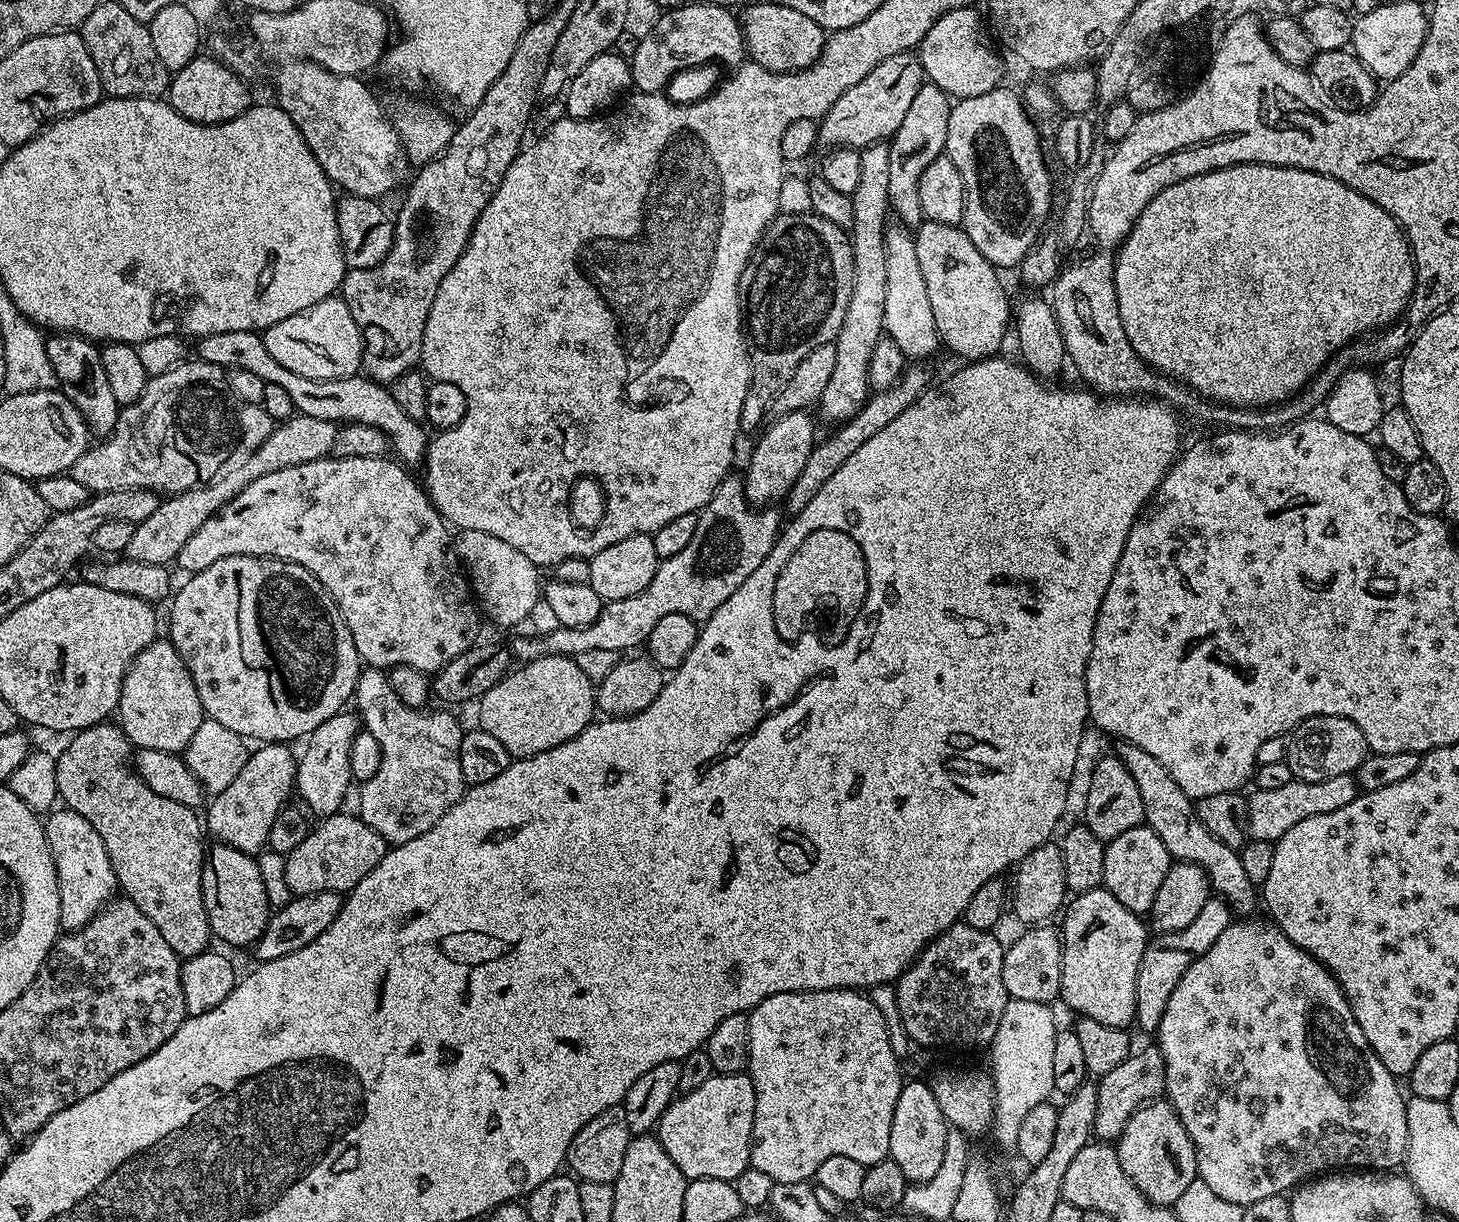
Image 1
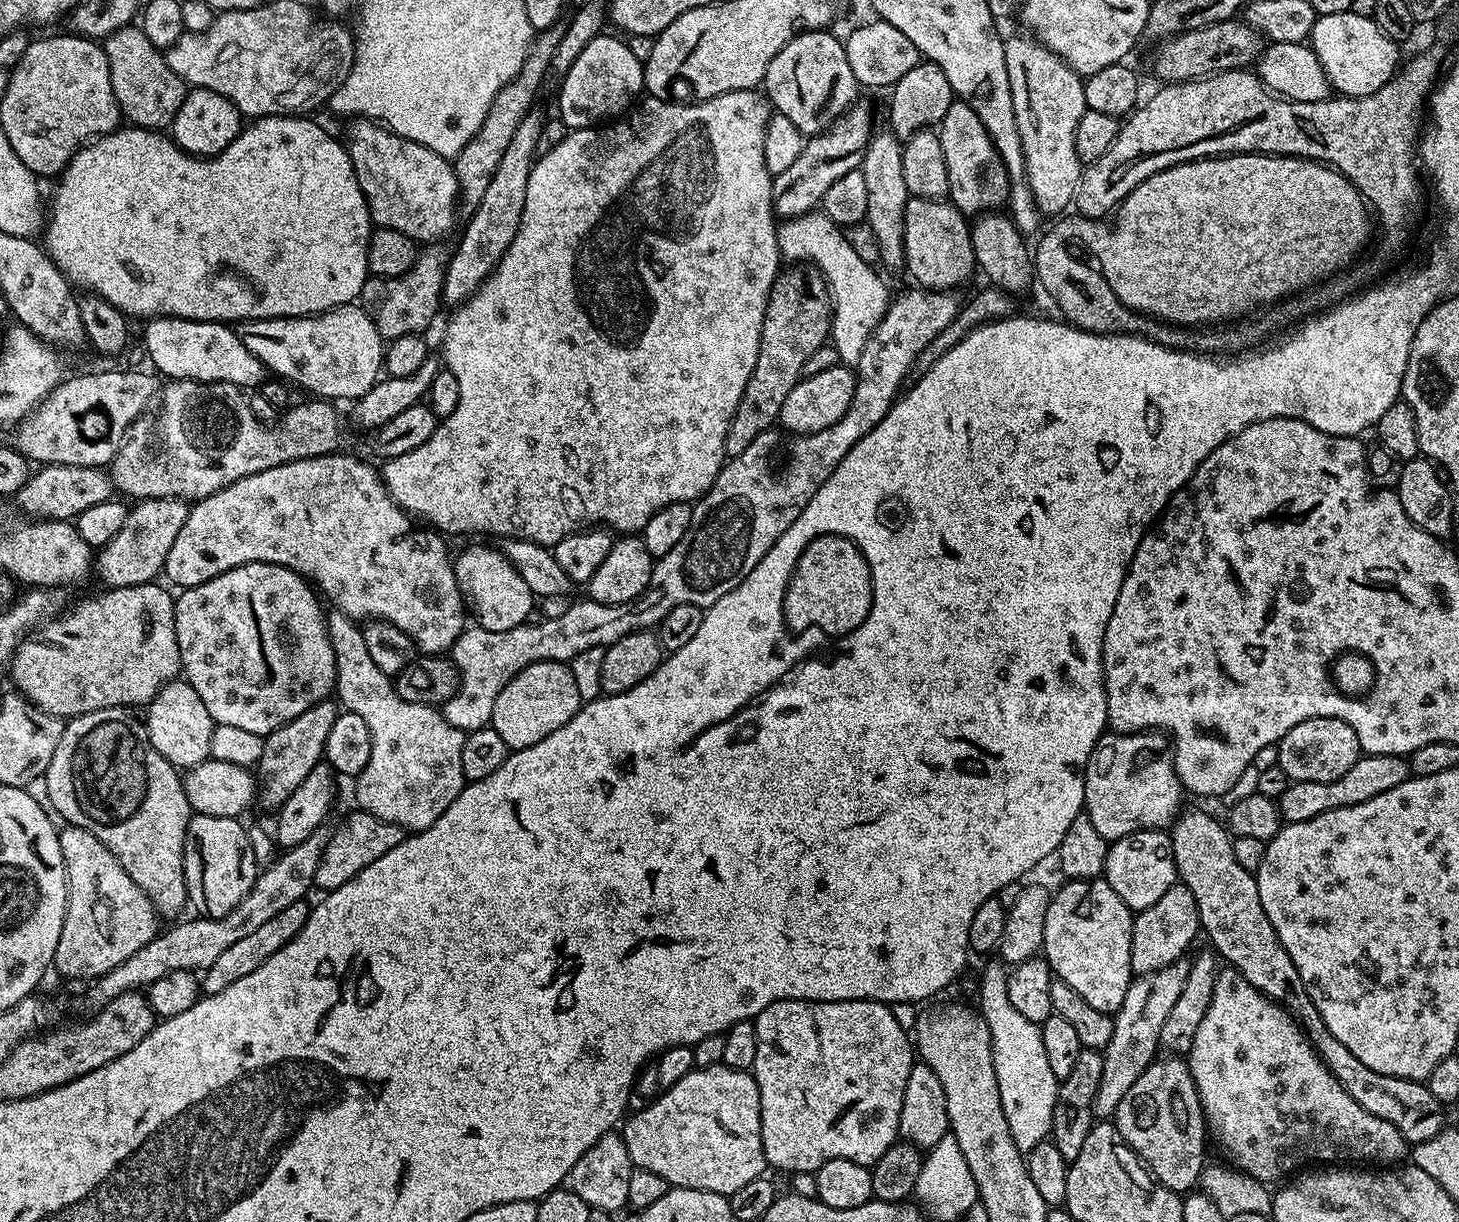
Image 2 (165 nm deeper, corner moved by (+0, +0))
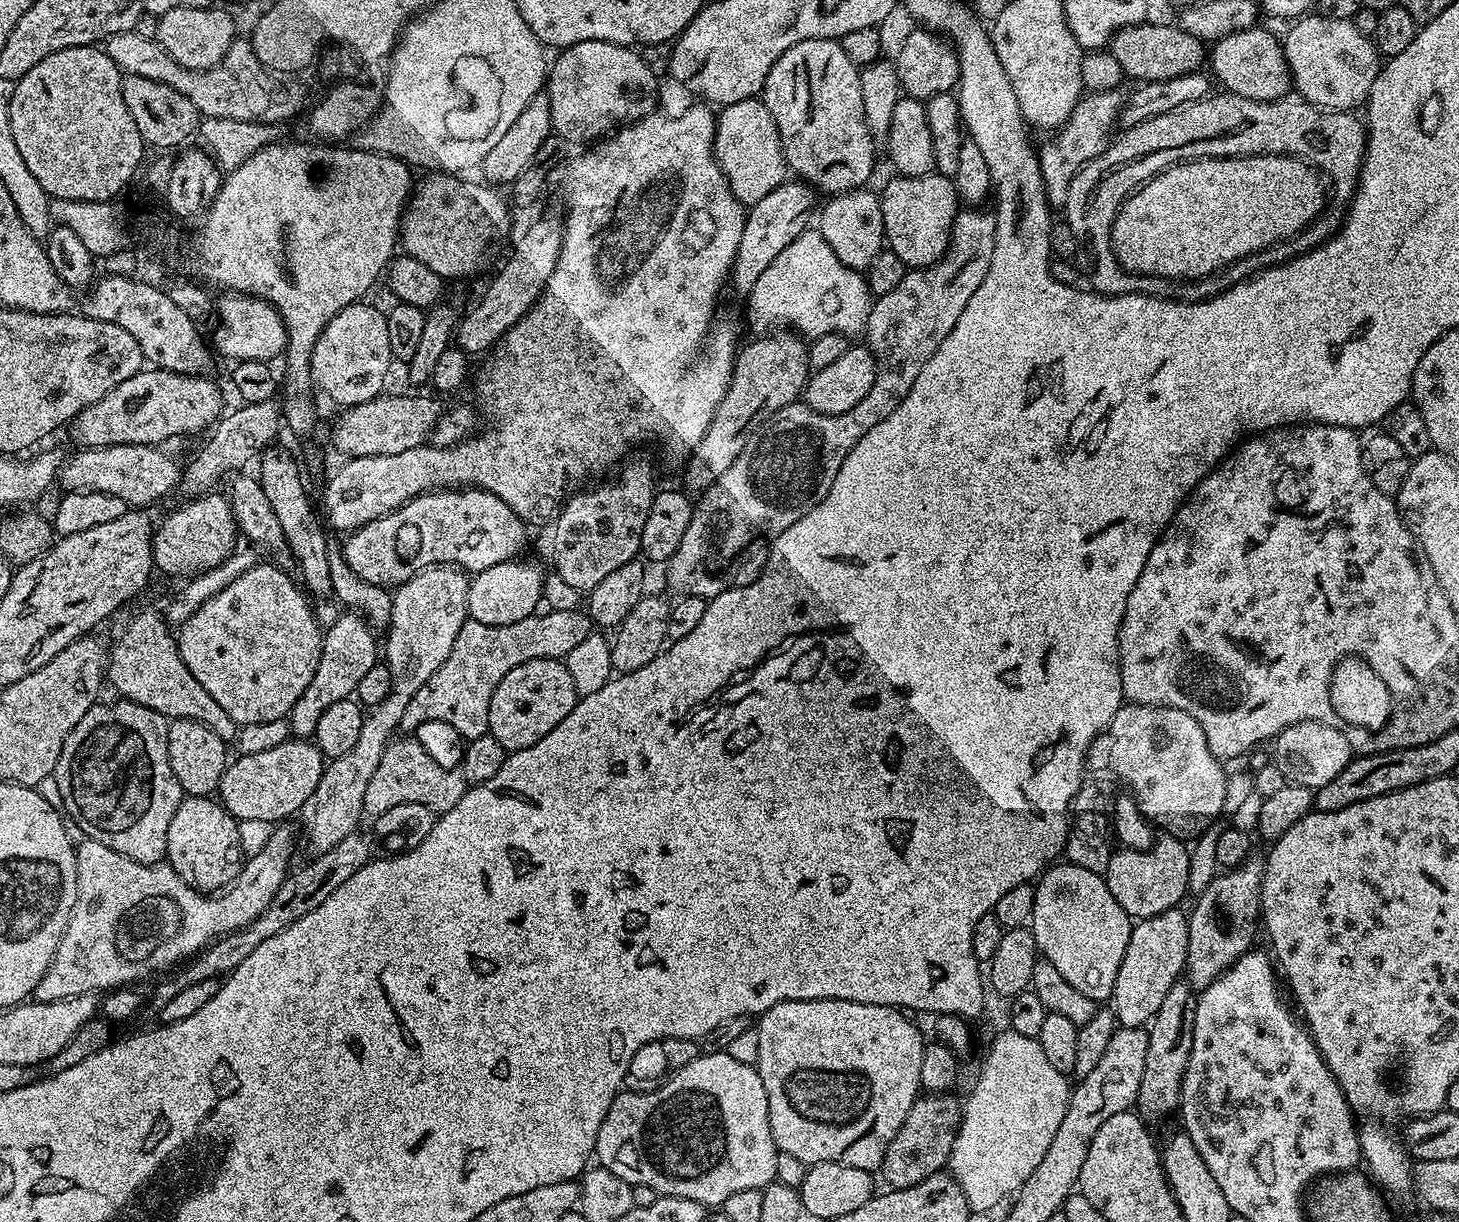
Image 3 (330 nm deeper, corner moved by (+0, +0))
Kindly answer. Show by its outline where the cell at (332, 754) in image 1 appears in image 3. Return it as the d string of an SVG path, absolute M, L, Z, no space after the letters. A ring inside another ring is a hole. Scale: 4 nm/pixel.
M284 822L279 826L273 827L270 842L264 849L258 850L258 854L247 857L244 861L244 867L240 869L240 875L236 877L235 884L231 885L227 890L221 891L219 894L205 895L205 893L192 888L179 874L174 871L171 864L161 862L158 864L139 864L130 859L129 856L118 854L118 850L110 850L110 846L102 846L102 842L94 842L90 839L84 839L81 844L75 845L76 849L76 901L74 902L74 910L72 916L68 920L66 930L60 939L58 950L54 954L54 958L50 962L50 966L46 970L46 974L42 978L42 982L35 990L35 999L42 1002L58 1002L62 998L70 998L71 996L86 996L89 994L104 994L109 990L123 988L125 986L135 985L135 980L140 980L143 976L148 976L151 972L156 972L160 968L160 964L172 964L175 960L192 958L201 950L208 947L213 938L219 938L228 935L230 932L237 932L239 928L246 928L249 924L254 923L262 914L262 910L266 910L266 906L270 906L270 898L274 898L274 894L278 894L278 886L282 886L282 882L289 874L292 860L292 851L296 848L296 832L291 828L291 823Z

